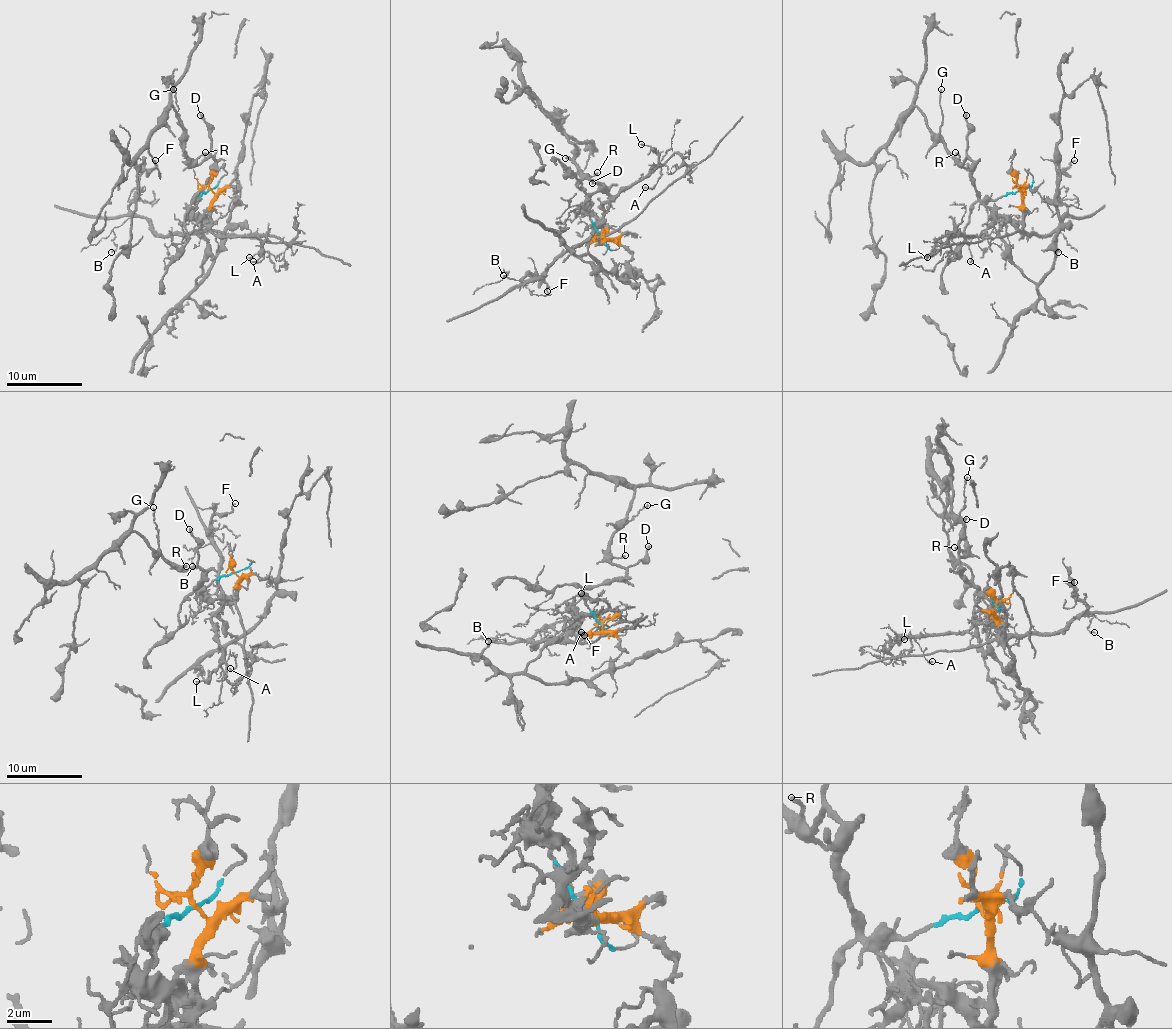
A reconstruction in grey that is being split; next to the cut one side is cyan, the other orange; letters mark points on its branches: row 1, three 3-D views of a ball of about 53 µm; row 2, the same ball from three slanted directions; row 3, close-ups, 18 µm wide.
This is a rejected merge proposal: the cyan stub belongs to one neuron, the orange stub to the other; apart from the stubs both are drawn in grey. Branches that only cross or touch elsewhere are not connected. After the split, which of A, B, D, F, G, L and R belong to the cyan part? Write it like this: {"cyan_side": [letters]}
{"cyan_side": ["D", "G", "R"]}

